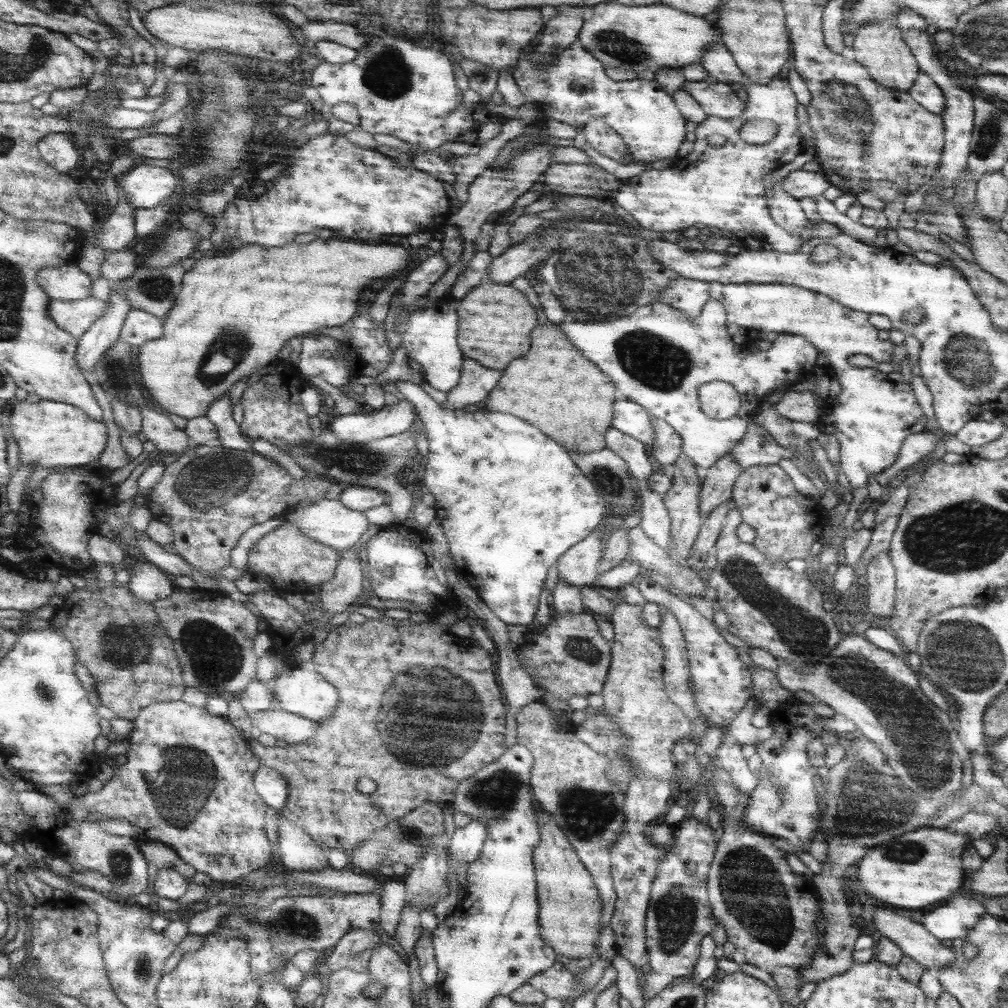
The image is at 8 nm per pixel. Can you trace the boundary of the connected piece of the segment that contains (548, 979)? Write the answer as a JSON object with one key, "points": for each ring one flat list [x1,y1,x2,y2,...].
{"points":[[557,965,550,967,528,980,529,986,555,1000,572,1000,586,992,578,980,565,968]]}

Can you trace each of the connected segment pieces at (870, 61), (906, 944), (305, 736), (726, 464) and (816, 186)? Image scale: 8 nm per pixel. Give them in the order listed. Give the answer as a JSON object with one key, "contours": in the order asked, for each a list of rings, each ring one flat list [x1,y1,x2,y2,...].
{"contours":[[[890,16,885,20,861,24,862,27,851,36,852,60,861,64,871,80,877,84,891,90,907,92,920,71,910,50,900,37,894,18,895,16]],[[877,908,873,912,873,929,879,932,881,937,897,945,897,949,903,956,915,960,925,970,943,968,945,964,951,964,953,960,953,951,948,944,939,942,938,938,929,934,920,923,912,922,909,916,899,916,899,912,890,908]],[[272,707,263,712,251,714,249,718,252,727,259,727,262,734,275,736,283,745,307,742,319,730,317,722,305,720,303,716,287,712,281,708]],[[730,453,724,454,710,468,705,470,698,494,699,516,705,518,712,510,723,504,732,491,732,486,741,474]],[[802,169,789,172,782,178,783,192,795,198,817,198,829,188,830,182,823,176,822,171,805,171]]]}

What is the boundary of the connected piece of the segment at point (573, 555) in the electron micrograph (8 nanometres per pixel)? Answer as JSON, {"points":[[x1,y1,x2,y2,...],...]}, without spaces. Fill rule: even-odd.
{"points":[[598,526,589,535,567,548,554,562,552,578,569,586,589,587,598,575,598,560,603,552,607,529]]}

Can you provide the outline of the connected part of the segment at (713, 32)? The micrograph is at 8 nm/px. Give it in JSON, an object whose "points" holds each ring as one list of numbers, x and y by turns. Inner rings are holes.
{"points":[[597,4,595,12,589,20,583,22,578,32,578,41,587,52,593,56,604,68,630,69,637,74,642,71,657,73,663,71,677,71,690,64,697,64,706,48,720,42,720,30,715,23,703,19,702,16,687,14,669,6,621,6,621,4]]}

